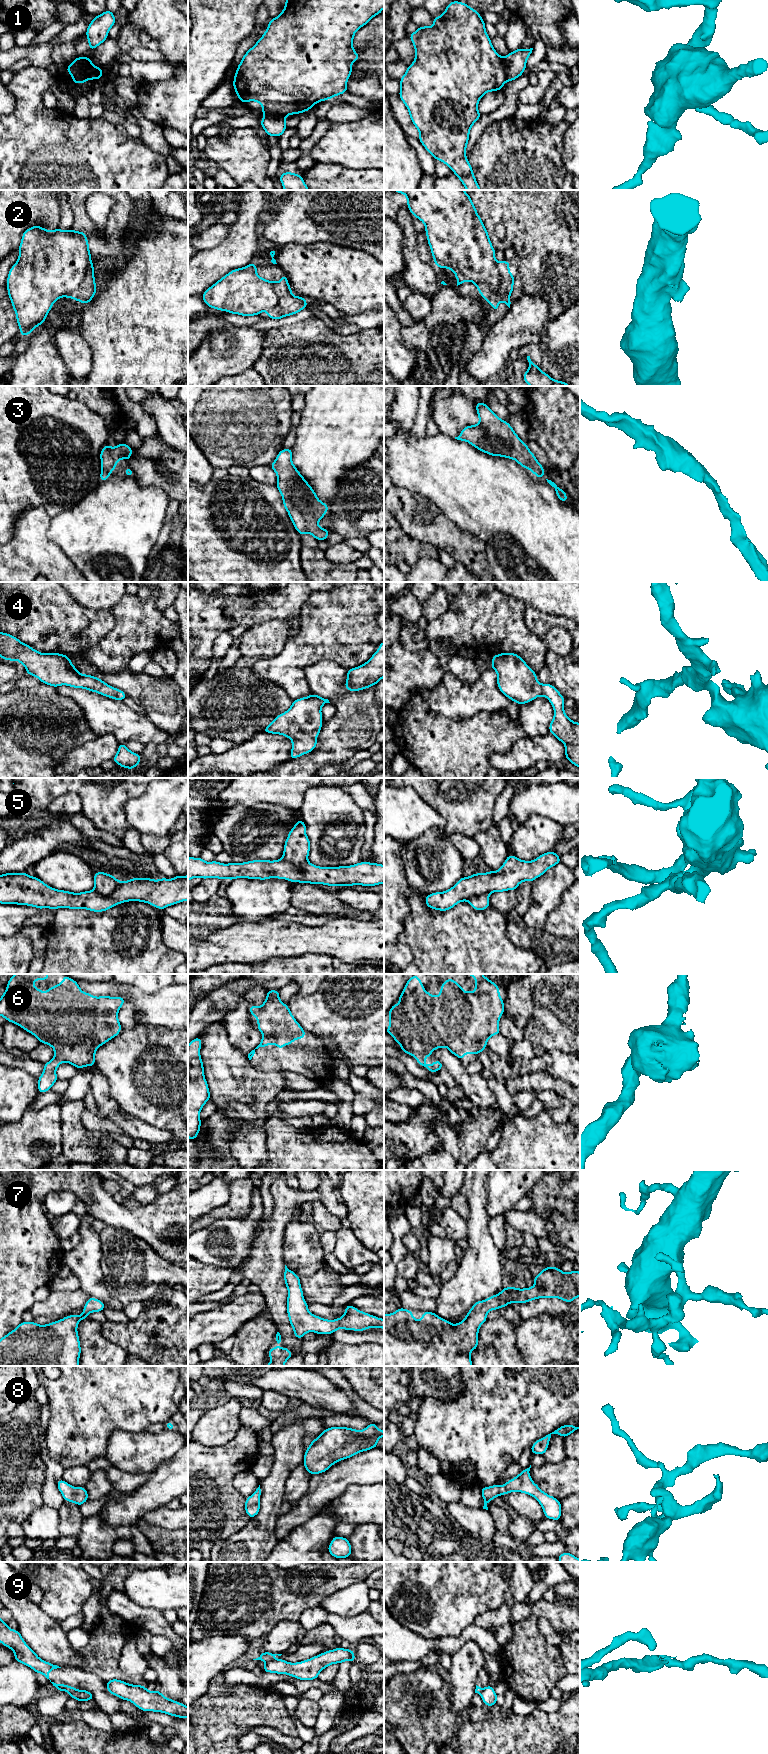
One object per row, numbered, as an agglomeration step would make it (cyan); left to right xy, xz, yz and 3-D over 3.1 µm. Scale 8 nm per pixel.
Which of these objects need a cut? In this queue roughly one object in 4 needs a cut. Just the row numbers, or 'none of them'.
1, 2, 5, 9

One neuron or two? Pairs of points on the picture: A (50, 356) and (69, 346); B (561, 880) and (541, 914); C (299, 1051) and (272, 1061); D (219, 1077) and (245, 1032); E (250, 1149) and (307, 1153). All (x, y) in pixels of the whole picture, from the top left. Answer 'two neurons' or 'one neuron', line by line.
A: two neurons
B: one neuron
C: one neuron
D: two neurons
E: two neurons

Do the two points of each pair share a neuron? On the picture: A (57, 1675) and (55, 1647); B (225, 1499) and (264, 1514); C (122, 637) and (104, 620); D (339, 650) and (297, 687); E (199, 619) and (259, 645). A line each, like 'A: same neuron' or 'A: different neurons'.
A: different neurons
B: different neurons
C: different neurons
D: same neuron
E: different neurons

